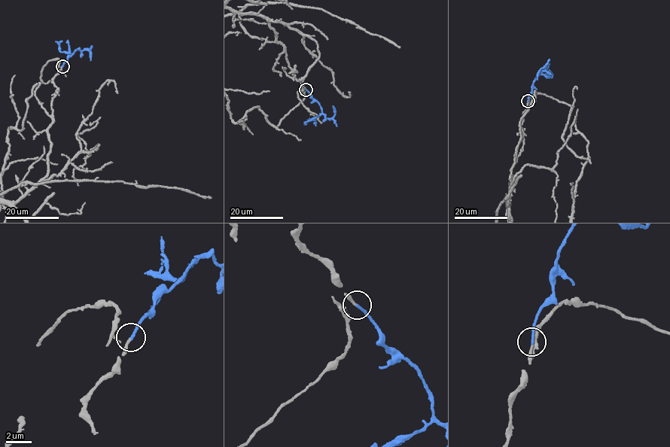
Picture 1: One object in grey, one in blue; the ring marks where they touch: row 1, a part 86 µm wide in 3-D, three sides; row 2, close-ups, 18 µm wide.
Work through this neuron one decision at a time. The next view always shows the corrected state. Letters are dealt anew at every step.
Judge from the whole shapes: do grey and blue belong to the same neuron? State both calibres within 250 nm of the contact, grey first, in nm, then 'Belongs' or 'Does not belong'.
Thickness 120 nm (grey) against 190 nm. Belongs

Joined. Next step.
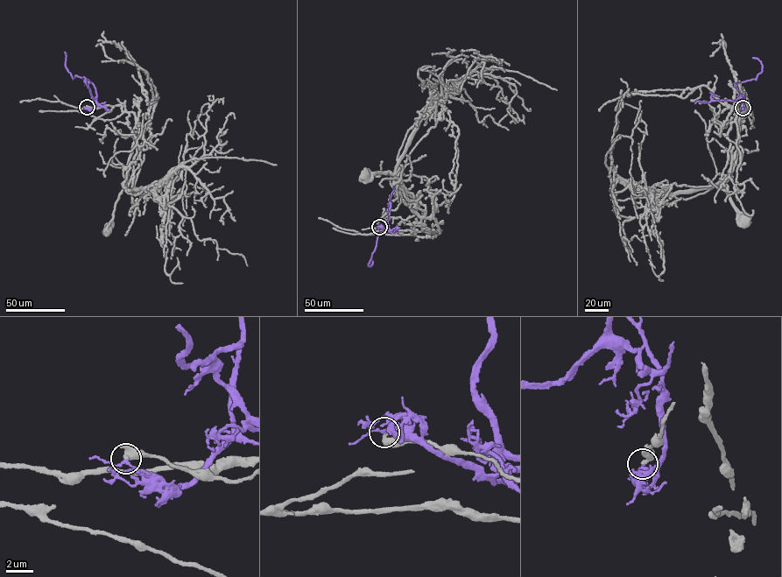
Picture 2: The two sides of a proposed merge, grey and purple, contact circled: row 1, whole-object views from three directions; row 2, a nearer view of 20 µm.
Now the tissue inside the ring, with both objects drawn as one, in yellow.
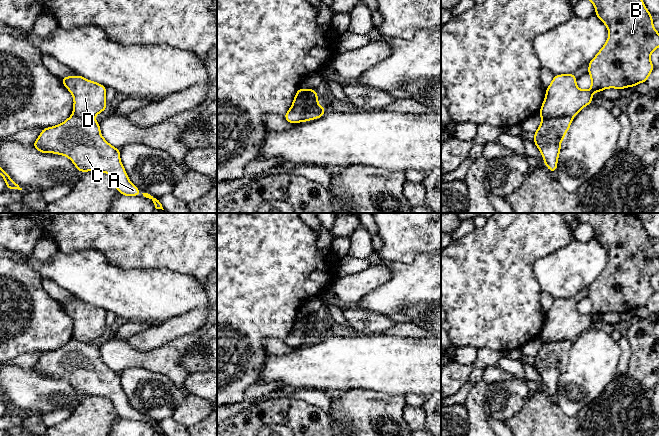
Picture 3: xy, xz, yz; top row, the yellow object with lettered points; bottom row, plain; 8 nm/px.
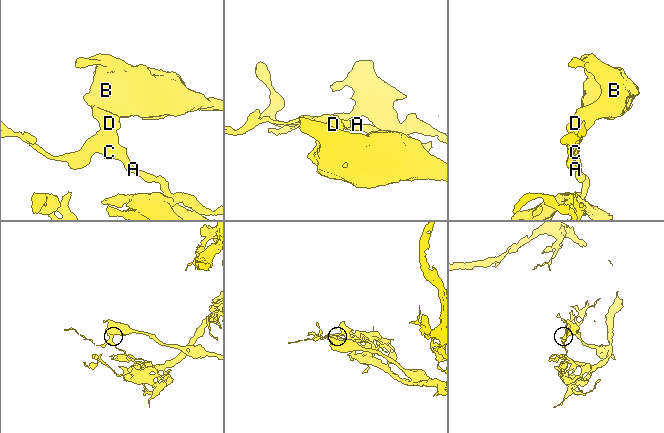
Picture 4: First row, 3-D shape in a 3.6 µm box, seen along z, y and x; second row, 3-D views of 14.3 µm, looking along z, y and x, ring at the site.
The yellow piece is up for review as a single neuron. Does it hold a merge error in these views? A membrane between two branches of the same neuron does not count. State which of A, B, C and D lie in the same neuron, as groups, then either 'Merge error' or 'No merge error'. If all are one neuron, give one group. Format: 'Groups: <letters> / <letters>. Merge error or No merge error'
Groups: A C / B D. Merge error

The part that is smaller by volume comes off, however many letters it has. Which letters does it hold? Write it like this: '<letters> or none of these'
B, D

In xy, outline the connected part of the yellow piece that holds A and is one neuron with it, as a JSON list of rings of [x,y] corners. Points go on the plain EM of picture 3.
[[[72,338],[63,347],[45,352],[33,367],[42,377],[55,377],[67,380],[80,396],[97,395],[109,398],[118,416],[124,420],[138,420],[140,415],[133,409],[120,385],[120,374],[110,369],[101,359],[98,345],[85,343]]]

